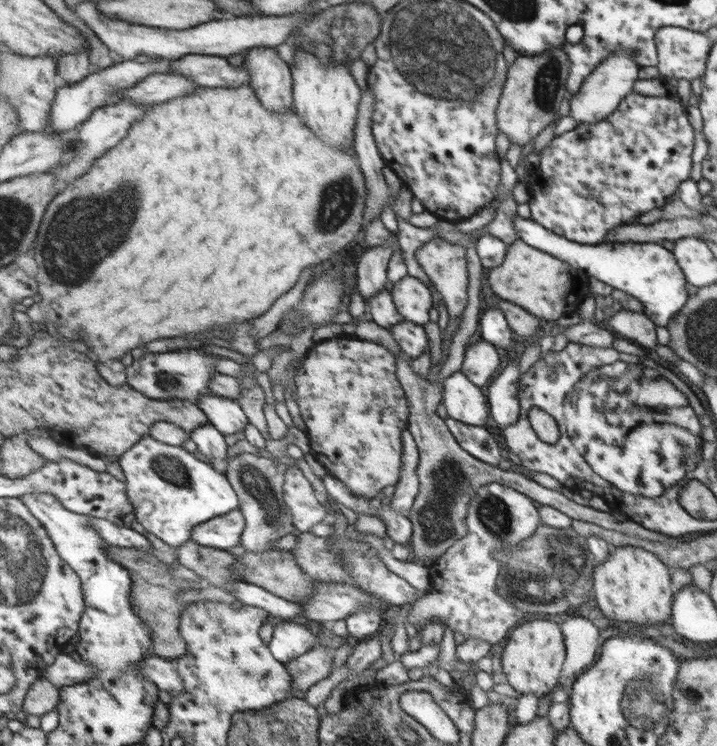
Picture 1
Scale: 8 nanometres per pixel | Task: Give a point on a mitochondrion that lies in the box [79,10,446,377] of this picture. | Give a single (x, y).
(338, 200)

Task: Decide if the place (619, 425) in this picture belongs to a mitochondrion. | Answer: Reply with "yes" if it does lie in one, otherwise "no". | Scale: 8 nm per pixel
yes

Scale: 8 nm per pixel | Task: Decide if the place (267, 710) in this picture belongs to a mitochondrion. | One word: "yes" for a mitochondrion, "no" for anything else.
no

